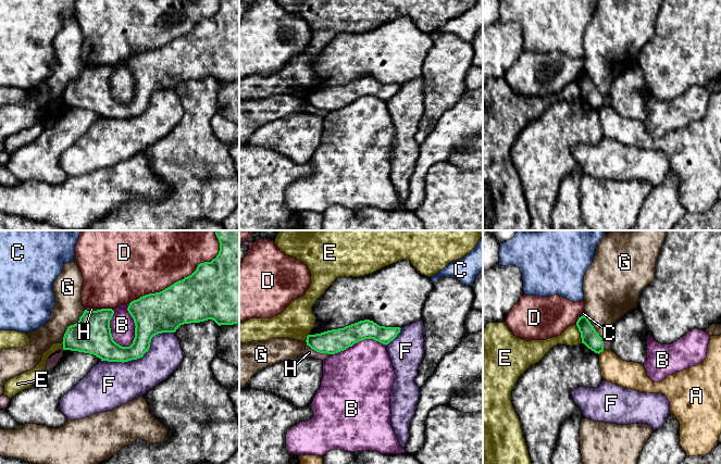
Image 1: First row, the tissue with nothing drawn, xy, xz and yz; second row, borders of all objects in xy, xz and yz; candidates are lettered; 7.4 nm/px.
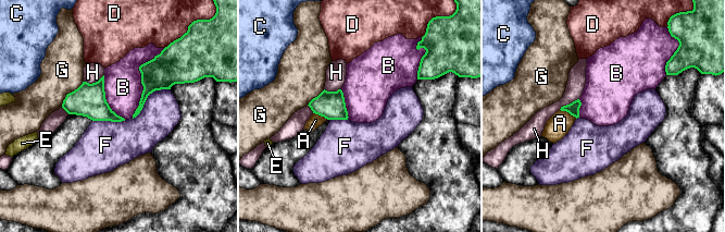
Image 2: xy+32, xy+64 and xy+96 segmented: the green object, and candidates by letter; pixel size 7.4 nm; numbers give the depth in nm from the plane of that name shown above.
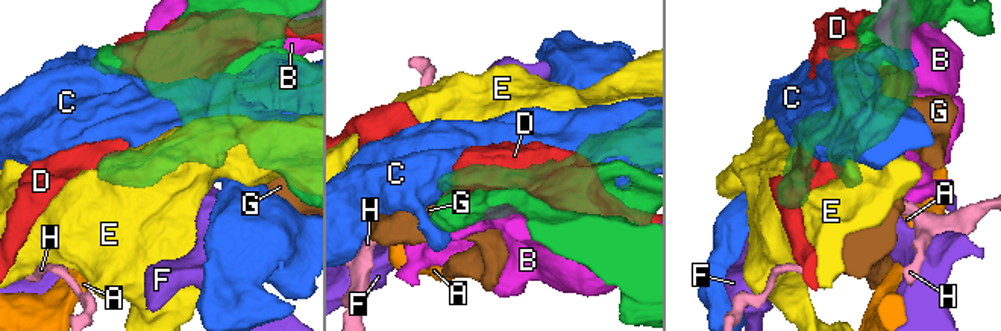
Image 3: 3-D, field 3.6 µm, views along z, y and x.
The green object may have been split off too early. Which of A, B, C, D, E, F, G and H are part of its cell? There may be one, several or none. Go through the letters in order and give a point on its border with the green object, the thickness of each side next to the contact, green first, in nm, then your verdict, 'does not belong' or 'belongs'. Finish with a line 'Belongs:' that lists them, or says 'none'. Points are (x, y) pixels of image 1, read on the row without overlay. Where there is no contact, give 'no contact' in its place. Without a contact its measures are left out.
A: contact yz (600, 108); calibres 140 and 190 nm; does not belong
B: contact xy (135, 85); calibres 300 and 180 nm; does not belong
C: contact yz (581, 73); calibres 140 and 20 nm; does not belong
D: contact xy (179, 37); calibres 400 and 360 nm; does not belong
E: contact yz (581, 90); calibres 140 and 140 nm; does not belong
F: contact xy (141, 113); calibres 190 and 300 nm; does not belong
G: contact xy (71, 82); calibres 280 and 200 nm; does not belong
H: contact xz (318, 108); calibres 180 and 70 nm; does not belong
Belongs: none

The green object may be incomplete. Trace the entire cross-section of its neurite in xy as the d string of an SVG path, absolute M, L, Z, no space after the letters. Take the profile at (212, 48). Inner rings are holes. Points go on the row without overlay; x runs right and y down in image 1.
M220 0L220 8L211 18L198 21L196 27L156 50L149 50L134 57L127 64L128 70L135 79L135 95L129 103L122 103L113 97L110 77L114 71L112 65L97 67L85 66L79 77L67 84L63 93L63 106L78 108L94 111L101 117L128 118L144 113L150 104L153 92L162 89L175 89L184 80L200 79L208 76L214 77L219 83L234 81L239 79L239 0Z

